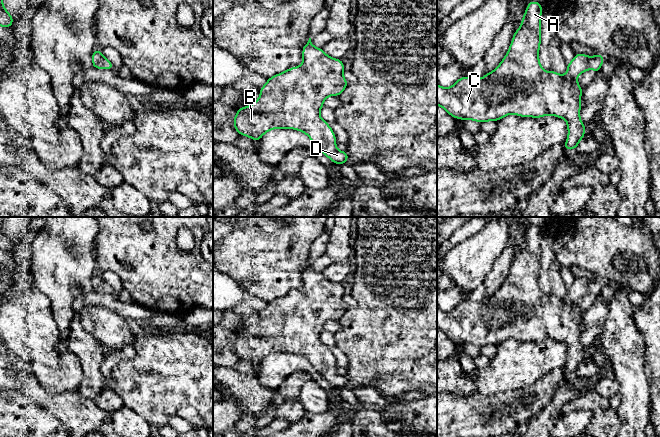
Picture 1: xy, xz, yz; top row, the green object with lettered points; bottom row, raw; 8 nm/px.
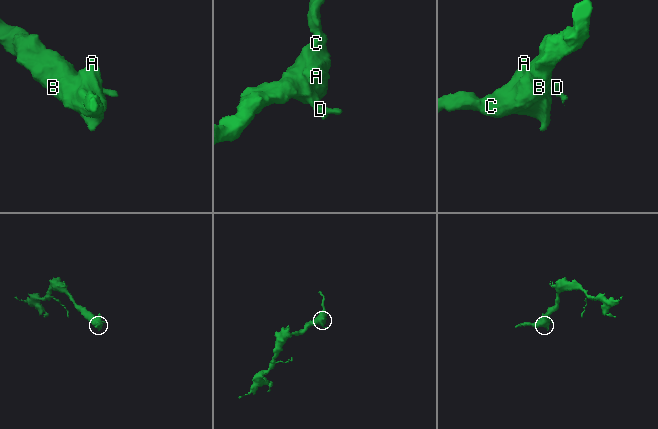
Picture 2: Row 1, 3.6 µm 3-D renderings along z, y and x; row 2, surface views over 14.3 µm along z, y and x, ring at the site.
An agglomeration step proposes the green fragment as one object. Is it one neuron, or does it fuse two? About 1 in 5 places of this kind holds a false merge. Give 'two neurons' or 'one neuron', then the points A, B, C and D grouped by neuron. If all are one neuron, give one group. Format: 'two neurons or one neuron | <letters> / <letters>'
one neuron | A B C D

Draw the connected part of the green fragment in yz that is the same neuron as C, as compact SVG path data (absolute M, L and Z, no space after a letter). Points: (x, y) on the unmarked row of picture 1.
M531 224L527 228L521 250L515 255L508 276L493 295L478 303L463 300L449 312L443 312L437 307L437 330L443 331L453 342L479 347L499 345L509 338L532 342L546 339L562 342L567 346L568 353L564 374L575 374L587 354L580 342L583 313L577 306L577 301L589 293L601 296L605 282L599 277L593 281L575 277L573 284L567 287L567 297L564 300L554 294L545 295L539 285L542 236L542 228L538 225Z

